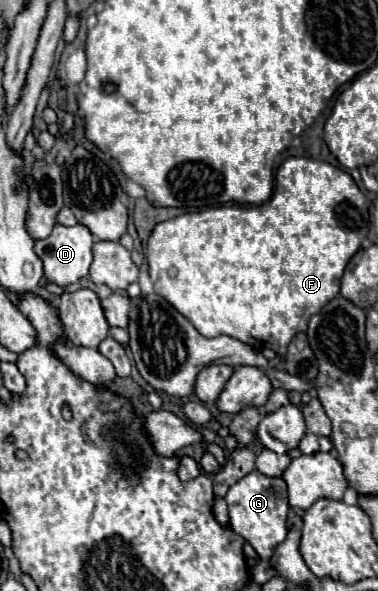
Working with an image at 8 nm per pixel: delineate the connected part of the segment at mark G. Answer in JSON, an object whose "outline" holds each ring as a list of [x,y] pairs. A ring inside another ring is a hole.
{"outline":[[[257,470],[241,478],[237,484],[229,488],[225,494],[227,506],[229,506],[229,524],[231,528],[243,536],[259,554],[261,560],[269,560],[275,548],[285,540],[287,536],[287,484],[283,478],[269,478],[265,474],[259,474]]]}

